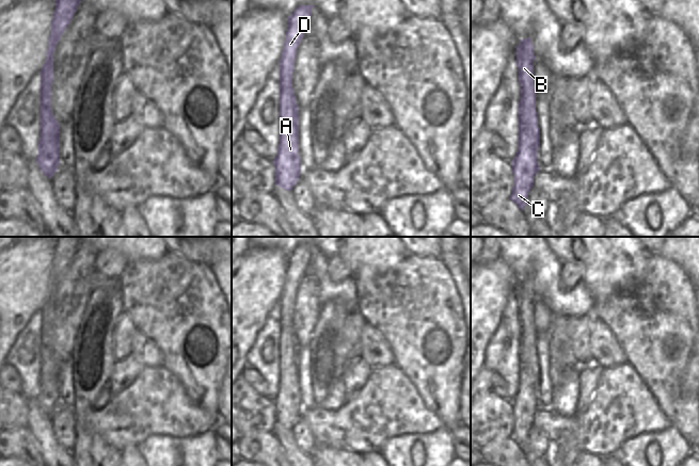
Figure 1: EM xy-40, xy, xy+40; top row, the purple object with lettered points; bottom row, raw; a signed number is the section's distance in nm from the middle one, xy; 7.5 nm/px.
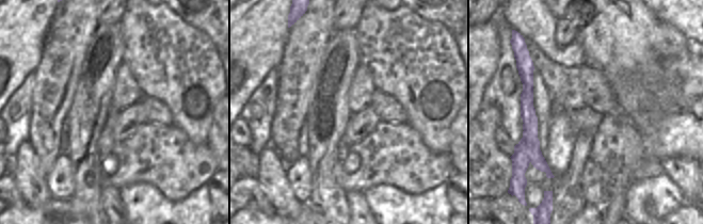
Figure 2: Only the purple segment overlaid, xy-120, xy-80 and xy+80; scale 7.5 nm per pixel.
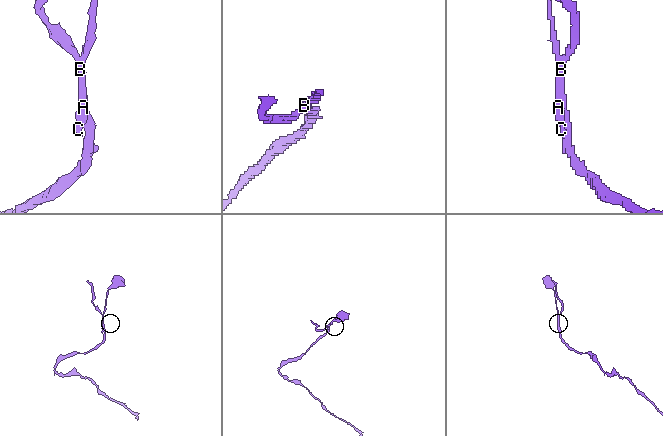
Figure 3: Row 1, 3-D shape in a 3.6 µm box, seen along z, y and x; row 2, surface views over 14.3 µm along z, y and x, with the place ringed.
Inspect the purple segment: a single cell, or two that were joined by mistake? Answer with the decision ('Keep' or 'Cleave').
Cleave.

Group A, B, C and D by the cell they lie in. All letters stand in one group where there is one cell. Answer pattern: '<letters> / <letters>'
A C D / B

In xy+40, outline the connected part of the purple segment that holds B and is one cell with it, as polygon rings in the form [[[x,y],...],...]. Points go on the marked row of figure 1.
[[[523,45],[517,47],[517,66],[519,68],[519,83],[525,85],[525,98],[519,106],[519,123],[529,128],[529,134],[536,139],[536,152],[540,147],[540,128],[536,111],[536,87],[534,85],[534,61],[523,53]]]

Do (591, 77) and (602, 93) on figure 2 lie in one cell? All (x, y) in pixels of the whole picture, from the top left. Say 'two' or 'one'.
one

